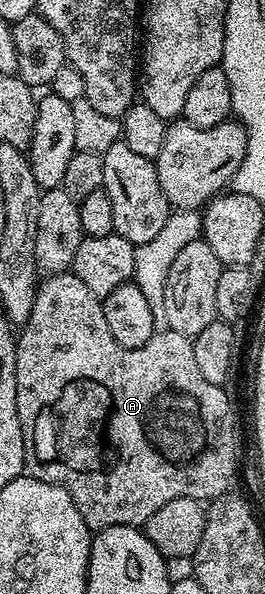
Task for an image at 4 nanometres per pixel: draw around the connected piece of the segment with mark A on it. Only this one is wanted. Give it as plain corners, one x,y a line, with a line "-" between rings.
71,273
47,276
37,286
34,309
28,322
16,335
16,404
24,434
24,466
27,474
61,486
73,499
82,520
93,532
104,531
108,527
140,527
147,519
154,517
154,513
158,513
166,501
174,501
178,497
211,501
233,490
232,482
240,467
240,423
236,420
236,411
228,394
225,388
214,385
214,381
206,381
202,369
198,369
189,336
170,330
161,331
138,349
126,349
114,341
110,325
106,325
103,302
90,293
86,285
82,285
77,275

